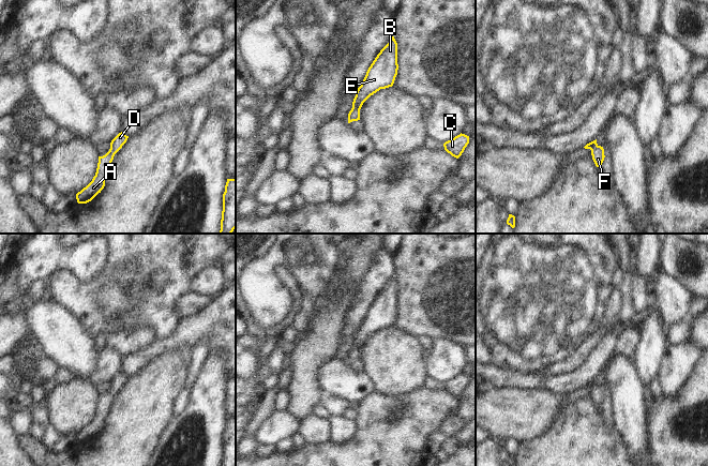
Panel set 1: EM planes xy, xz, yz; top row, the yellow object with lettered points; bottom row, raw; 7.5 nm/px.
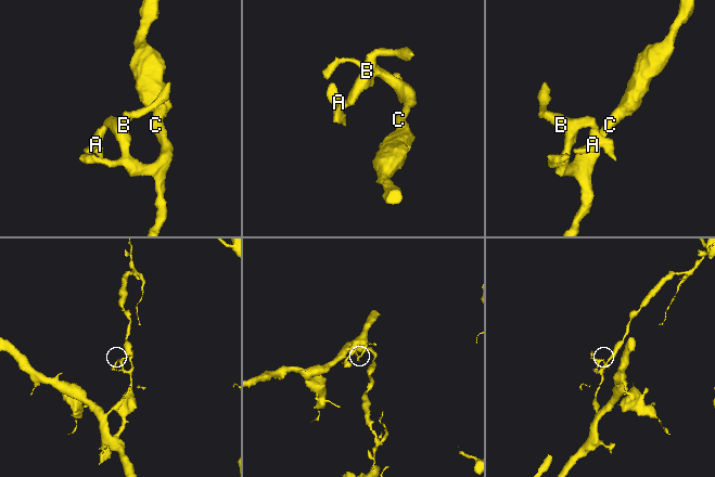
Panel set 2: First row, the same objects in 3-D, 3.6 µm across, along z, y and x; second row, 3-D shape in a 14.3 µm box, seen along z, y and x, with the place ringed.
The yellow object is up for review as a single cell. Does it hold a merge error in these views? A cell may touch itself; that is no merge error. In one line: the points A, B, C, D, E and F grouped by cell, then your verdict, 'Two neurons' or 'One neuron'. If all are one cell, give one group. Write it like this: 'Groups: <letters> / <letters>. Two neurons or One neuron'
Groups: A B C D E F. One neuron

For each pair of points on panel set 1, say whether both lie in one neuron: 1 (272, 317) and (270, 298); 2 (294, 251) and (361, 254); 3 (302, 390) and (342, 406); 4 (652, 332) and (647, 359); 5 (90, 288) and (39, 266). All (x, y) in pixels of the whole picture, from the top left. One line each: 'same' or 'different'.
1: same
2: different
3: different
4: same
5: different

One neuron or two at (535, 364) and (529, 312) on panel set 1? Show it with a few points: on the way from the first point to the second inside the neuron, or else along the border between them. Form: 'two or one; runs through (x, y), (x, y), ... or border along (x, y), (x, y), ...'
one; runs through (530, 351), (530, 325)

